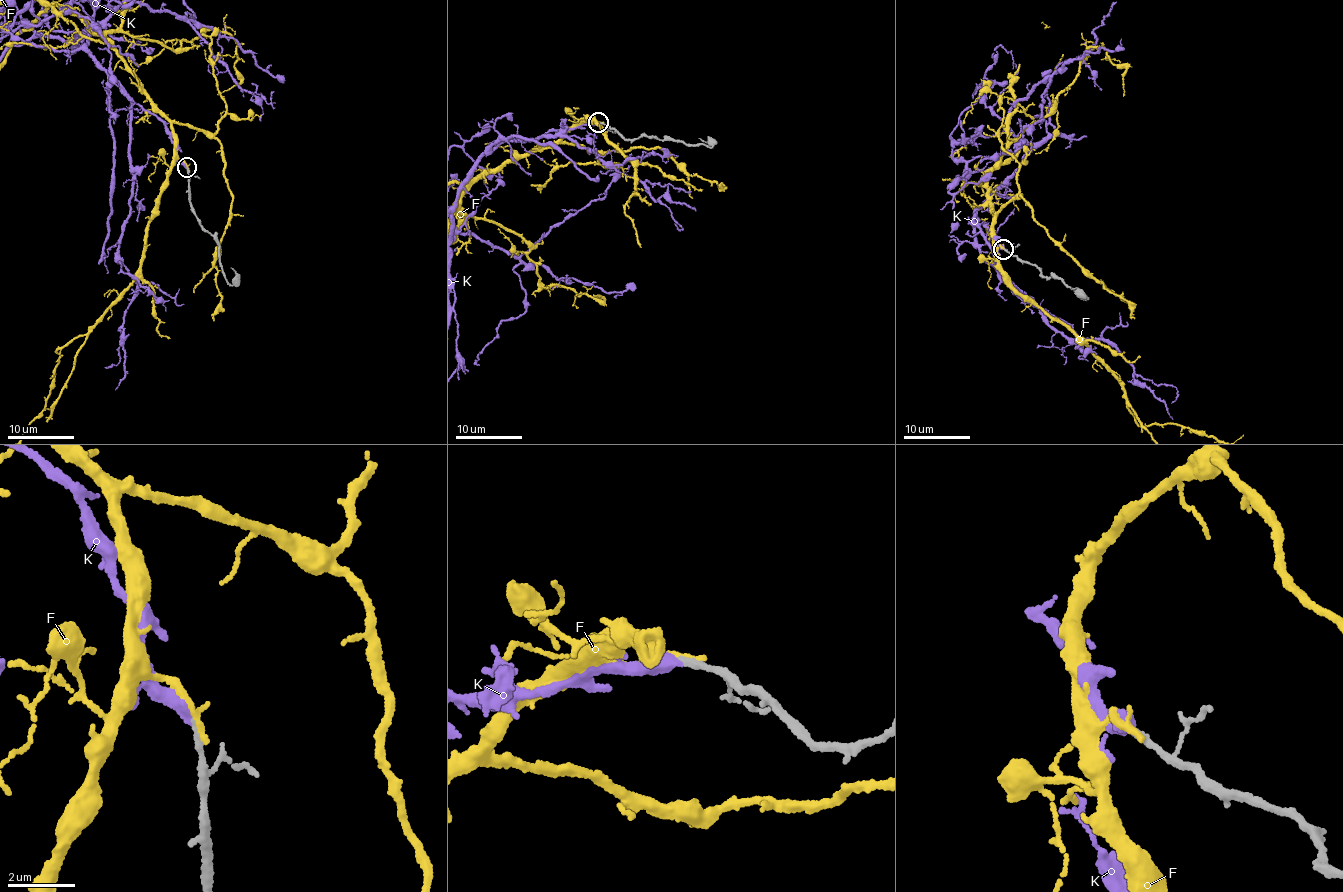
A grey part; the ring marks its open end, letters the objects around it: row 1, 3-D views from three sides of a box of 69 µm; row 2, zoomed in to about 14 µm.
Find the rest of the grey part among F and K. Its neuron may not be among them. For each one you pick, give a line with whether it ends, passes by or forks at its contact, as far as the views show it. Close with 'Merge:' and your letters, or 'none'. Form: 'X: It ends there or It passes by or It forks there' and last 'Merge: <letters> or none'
K: It ends there
Merge: K

